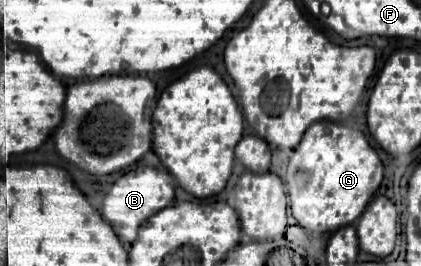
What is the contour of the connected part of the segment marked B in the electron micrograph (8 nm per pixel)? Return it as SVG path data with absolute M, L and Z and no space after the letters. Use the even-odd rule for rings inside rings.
M139 166L127 174L123 174L113 188L109 190L109 194L105 196L103 202L103 218L113 226L115 234L119 236L119 240L129 246L135 238L137 238L137 230L139 226L153 214L157 214L159 210L167 208L173 202L175 190L173 190L173 180L169 176L167 170L163 168L151 168L151 166Z

